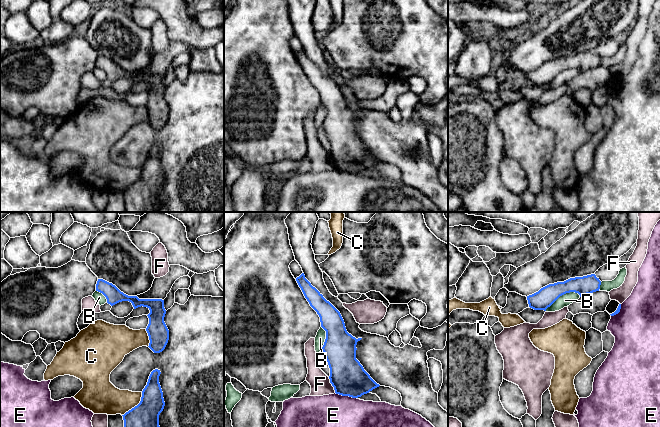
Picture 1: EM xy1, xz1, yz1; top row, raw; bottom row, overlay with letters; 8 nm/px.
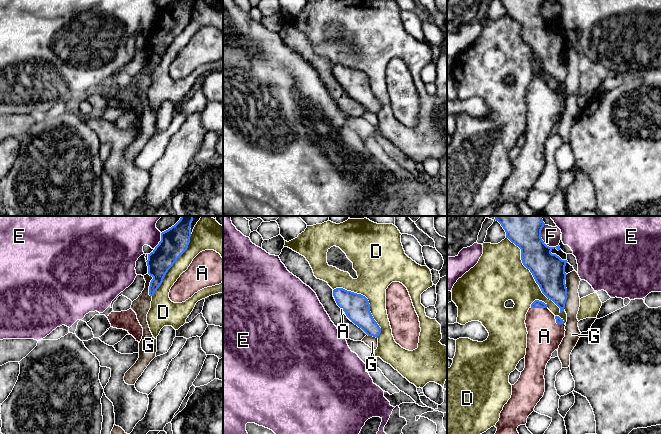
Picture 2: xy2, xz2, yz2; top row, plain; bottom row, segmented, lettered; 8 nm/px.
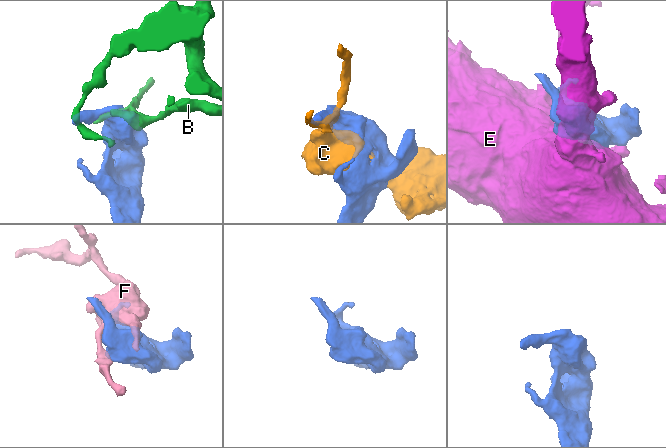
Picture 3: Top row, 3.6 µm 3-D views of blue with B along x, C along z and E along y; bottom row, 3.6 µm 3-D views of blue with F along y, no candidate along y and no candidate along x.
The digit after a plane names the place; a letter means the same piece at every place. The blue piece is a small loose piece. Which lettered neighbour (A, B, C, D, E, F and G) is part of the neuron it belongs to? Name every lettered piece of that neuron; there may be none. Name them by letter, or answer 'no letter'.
A

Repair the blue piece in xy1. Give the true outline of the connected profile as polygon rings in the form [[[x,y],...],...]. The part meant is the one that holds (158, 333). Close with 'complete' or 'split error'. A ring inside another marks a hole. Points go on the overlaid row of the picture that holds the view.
[[[98,279],[96,291],[102,293],[107,303],[111,306],[122,302],[129,301],[134,309],[138,307],[147,307],[150,313],[147,315],[149,324],[146,331],[149,336],[149,348],[154,353],[162,352],[169,340],[169,330],[164,322],[166,310],[164,308],[164,300],[162,299],[139,299],[137,296],[128,296],[121,292],[115,285],[103,279]]]; complete

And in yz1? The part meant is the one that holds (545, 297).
[[[595,274],[570,278],[564,282],[549,284],[538,292],[527,296],[529,307],[534,310],[544,310],[550,307],[560,296],[575,292],[583,297],[599,291],[601,281]]]; complete

